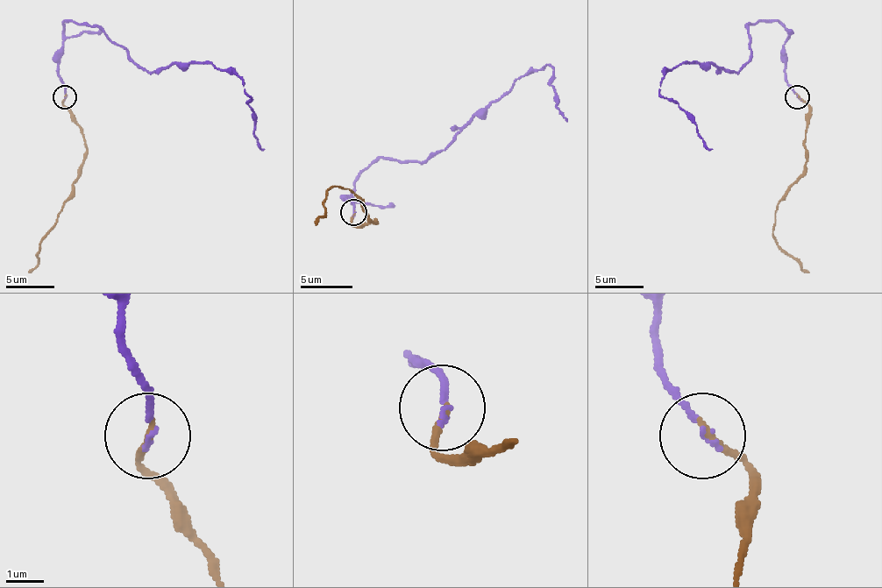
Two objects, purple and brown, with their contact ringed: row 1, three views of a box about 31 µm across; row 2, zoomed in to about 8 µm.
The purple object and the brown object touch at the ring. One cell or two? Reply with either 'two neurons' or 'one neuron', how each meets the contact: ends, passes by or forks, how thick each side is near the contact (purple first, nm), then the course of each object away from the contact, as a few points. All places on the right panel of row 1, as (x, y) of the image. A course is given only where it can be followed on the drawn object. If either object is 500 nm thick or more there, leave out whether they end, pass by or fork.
one neuron; purple ends; brown ends; calibres 110 and 200 nm; course purple (796, 96), (777, 22), (745, 26), (750, 58), (736, 72), (709, 62), (668, 70), (658, 91), (712, 150); course brown (796, 96), (808, 106), (803, 173), (777, 205), (772, 234), (777, 244), (808, 272)

